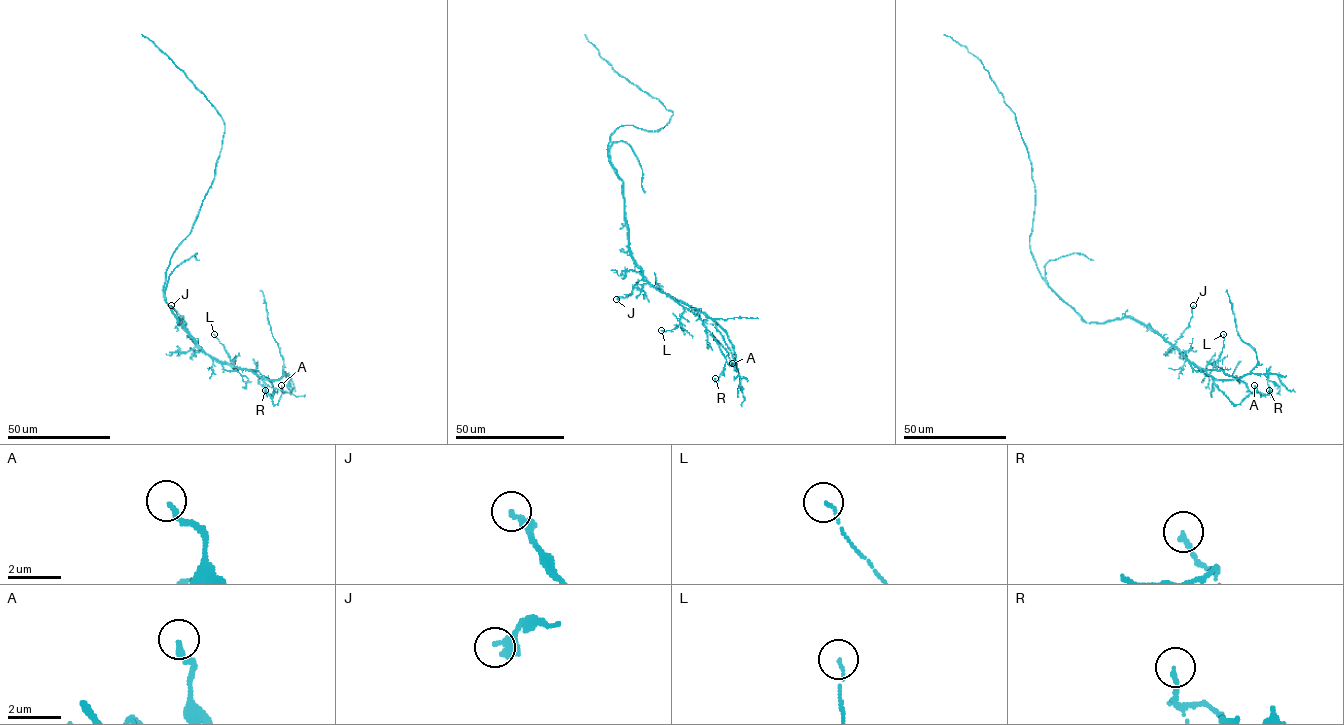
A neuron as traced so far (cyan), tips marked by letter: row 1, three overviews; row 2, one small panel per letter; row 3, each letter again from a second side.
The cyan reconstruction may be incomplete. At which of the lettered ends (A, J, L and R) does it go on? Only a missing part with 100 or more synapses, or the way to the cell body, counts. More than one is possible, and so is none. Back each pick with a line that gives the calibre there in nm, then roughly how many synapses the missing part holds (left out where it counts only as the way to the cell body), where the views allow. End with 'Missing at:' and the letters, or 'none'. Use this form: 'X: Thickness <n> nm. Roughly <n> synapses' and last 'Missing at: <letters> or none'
Missing at: none

